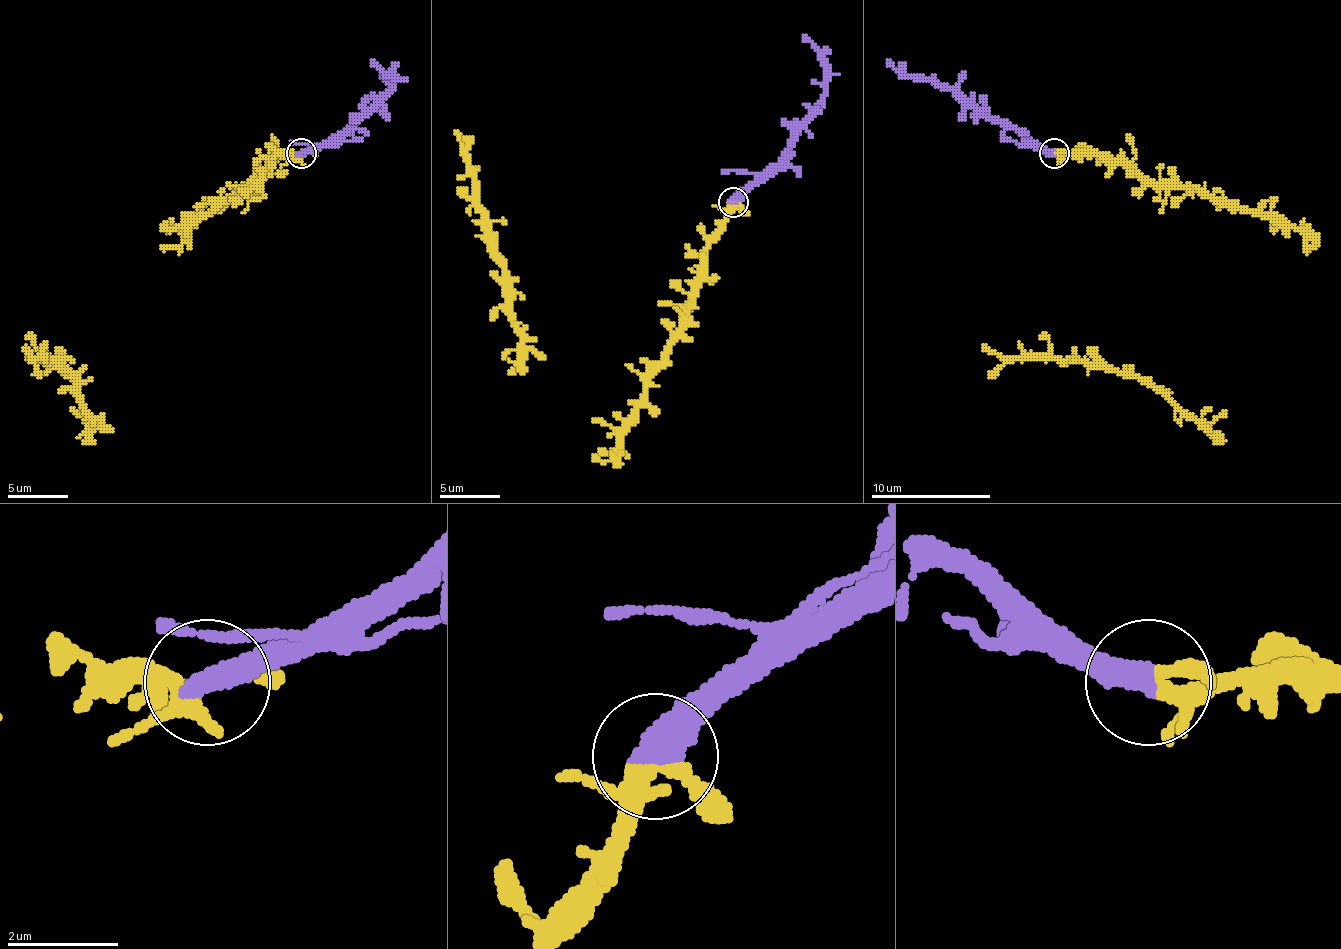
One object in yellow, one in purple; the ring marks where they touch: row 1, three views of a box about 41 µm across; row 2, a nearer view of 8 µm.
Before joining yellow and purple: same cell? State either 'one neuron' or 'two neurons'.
one neuron

